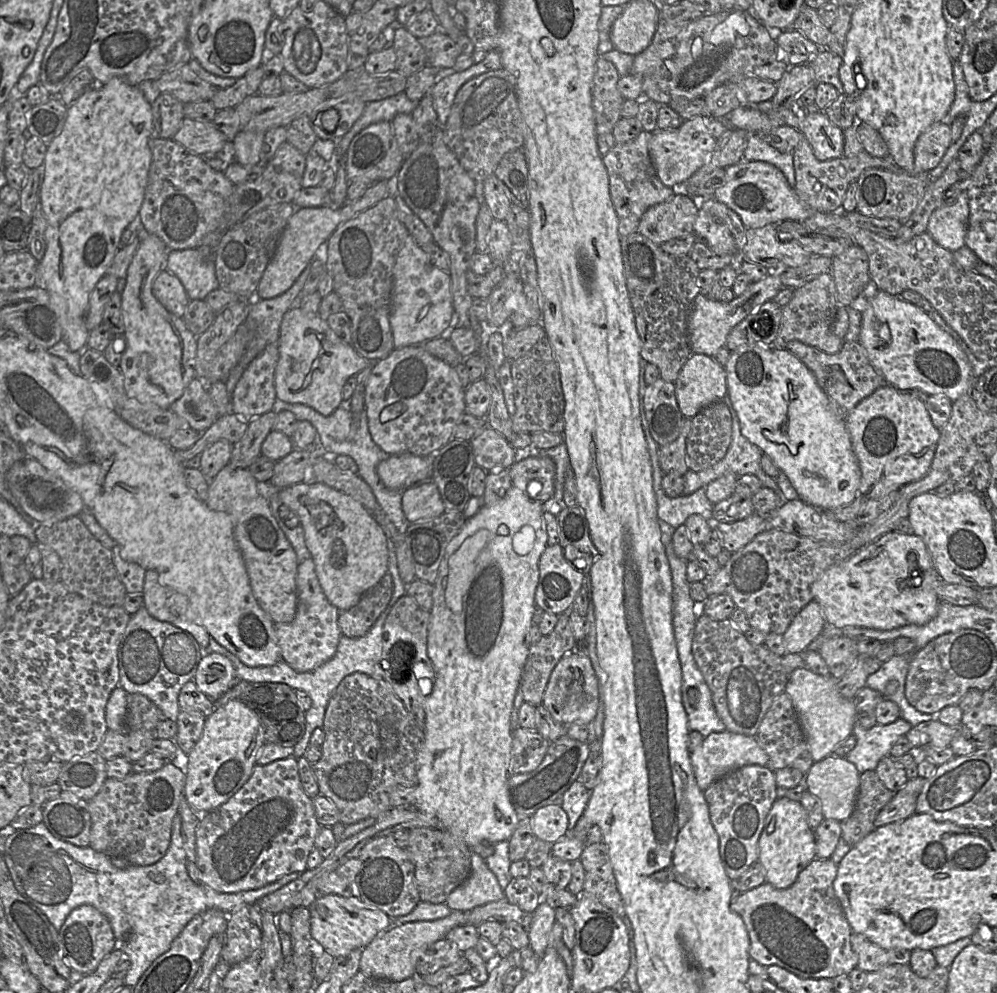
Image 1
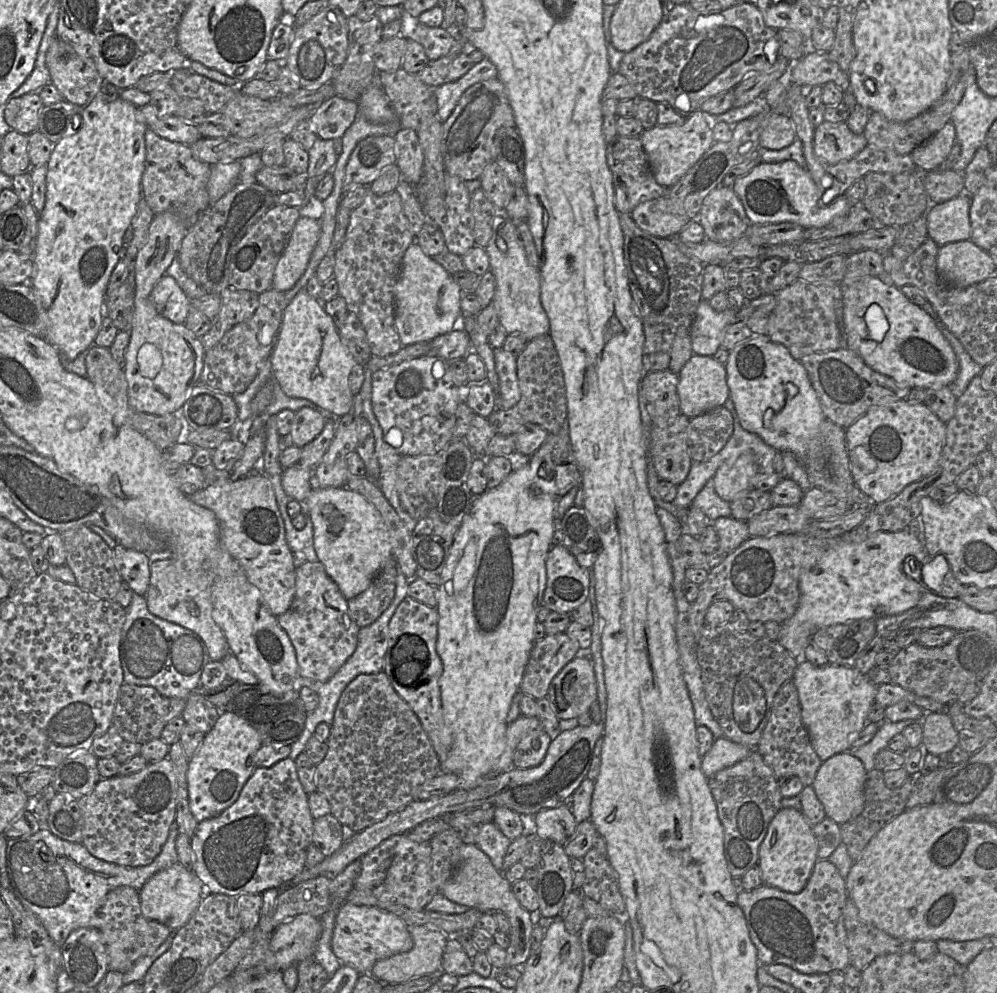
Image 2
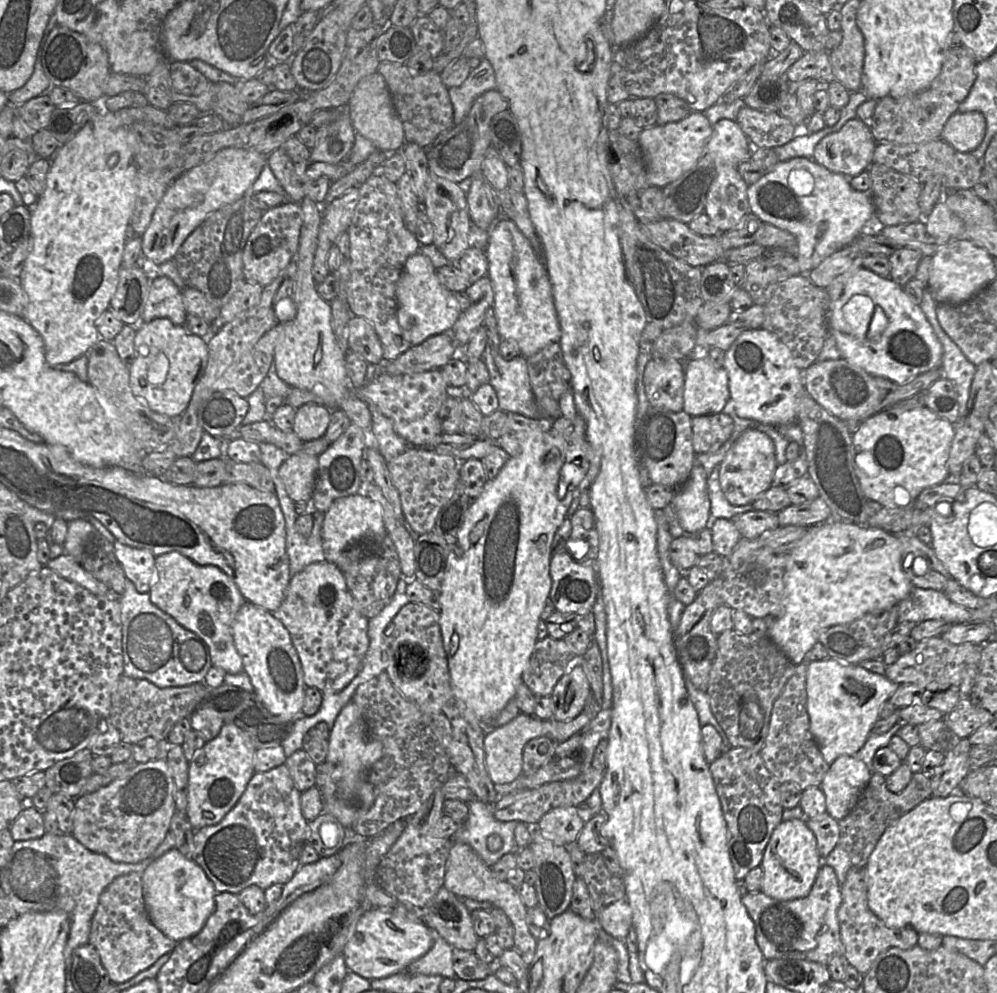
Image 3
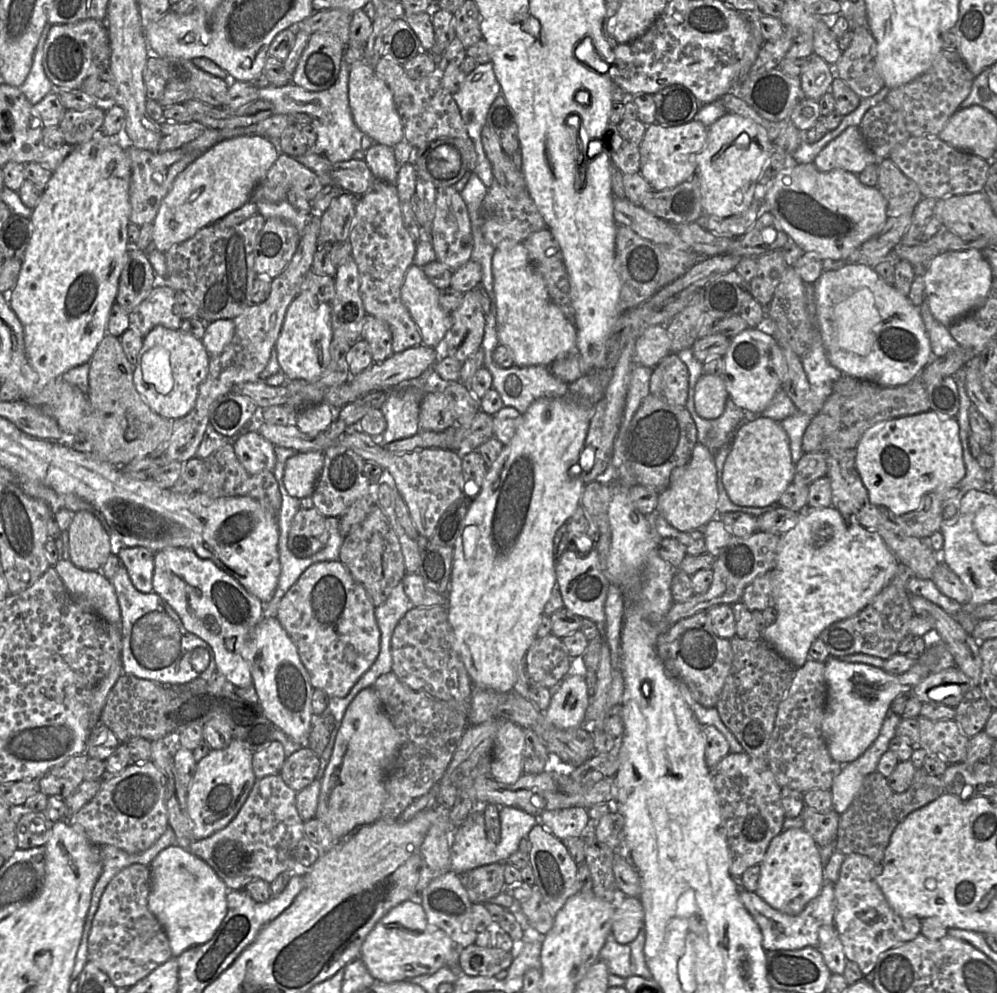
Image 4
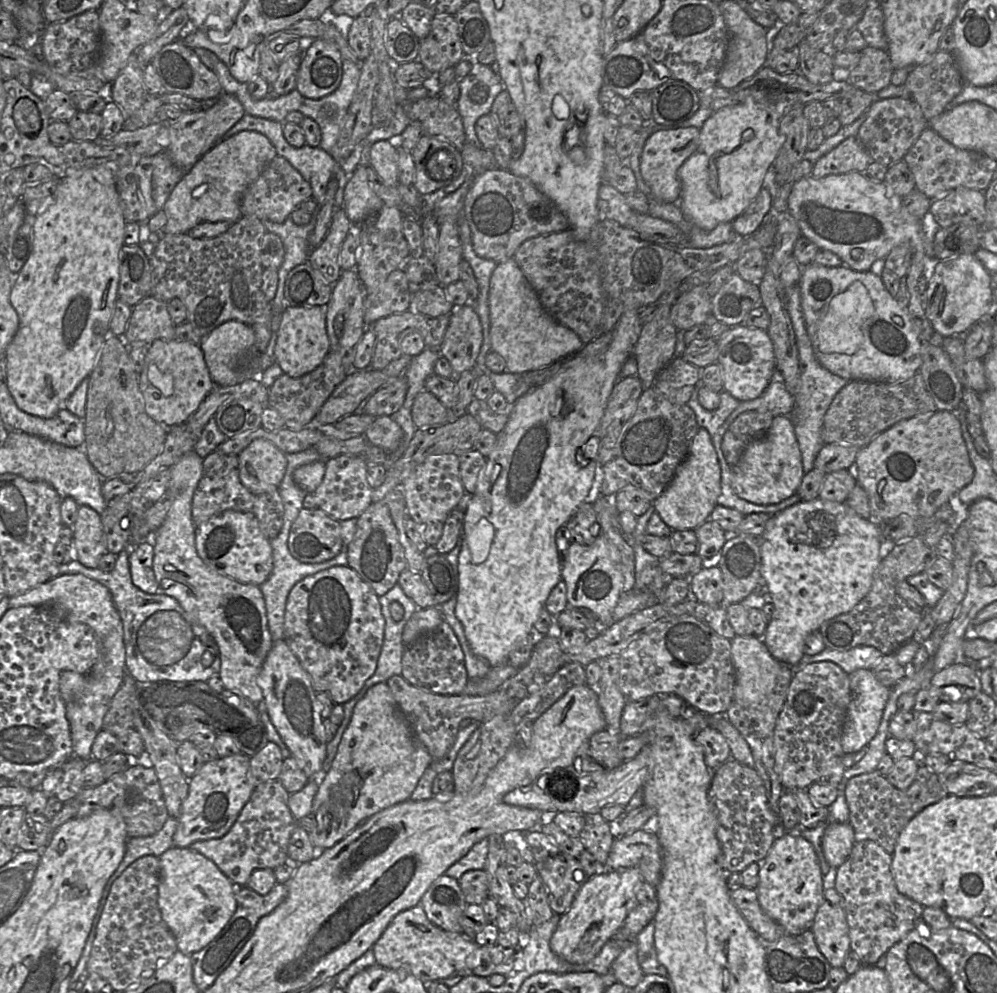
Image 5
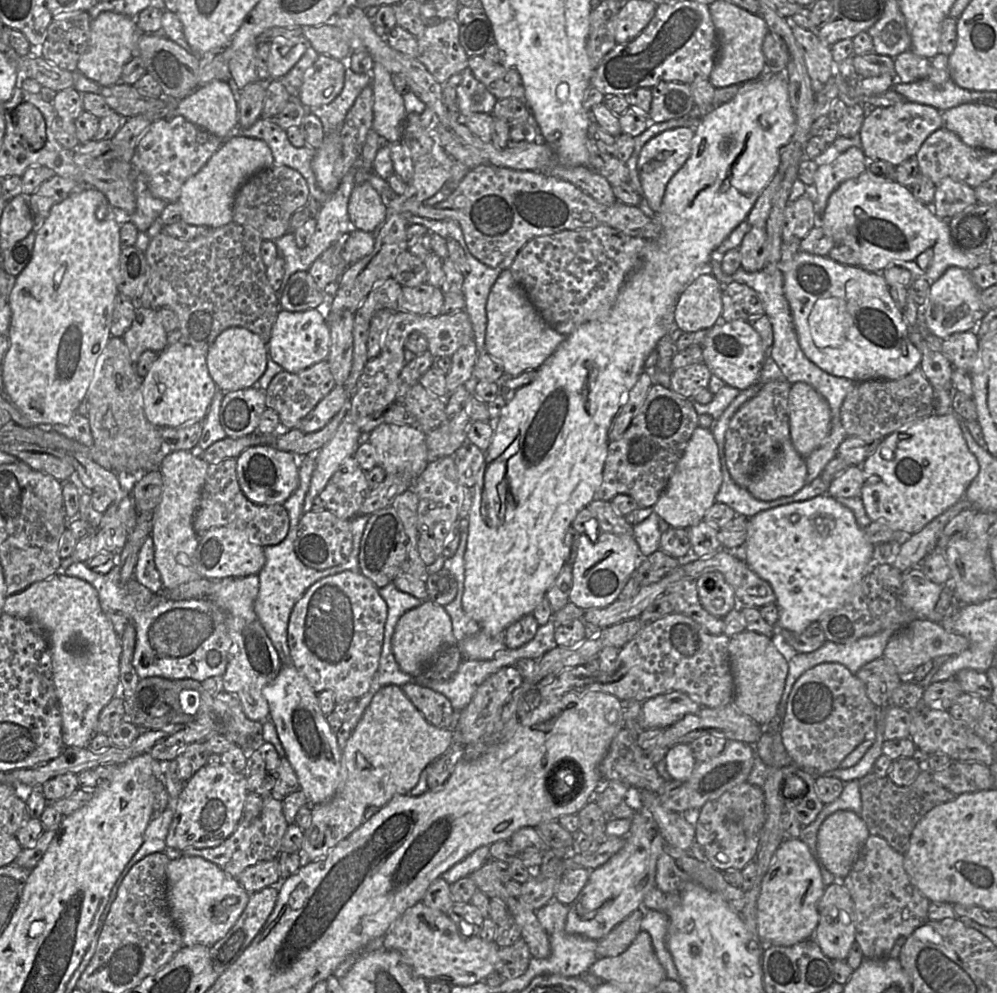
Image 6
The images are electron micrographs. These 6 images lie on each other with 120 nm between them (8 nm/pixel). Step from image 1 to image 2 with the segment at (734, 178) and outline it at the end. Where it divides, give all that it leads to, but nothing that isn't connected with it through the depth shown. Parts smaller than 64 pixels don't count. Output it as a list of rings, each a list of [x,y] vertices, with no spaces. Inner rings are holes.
[[[794,160],[761,162],[746,176],[737,179],[732,188],[753,224],[793,222],[805,229],[819,228],[826,226],[834,218],[845,215],[853,204],[859,204],[852,203],[844,194],[828,204],[823,204],[819,200],[818,187],[811,174]]]

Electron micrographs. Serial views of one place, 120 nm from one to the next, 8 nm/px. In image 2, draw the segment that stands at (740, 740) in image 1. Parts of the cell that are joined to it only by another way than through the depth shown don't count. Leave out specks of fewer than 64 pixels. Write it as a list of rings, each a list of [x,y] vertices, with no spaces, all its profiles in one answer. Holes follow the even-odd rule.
[[[722,736],[715,739],[711,749],[702,757],[701,769],[709,778],[718,771],[745,759],[752,750]]]

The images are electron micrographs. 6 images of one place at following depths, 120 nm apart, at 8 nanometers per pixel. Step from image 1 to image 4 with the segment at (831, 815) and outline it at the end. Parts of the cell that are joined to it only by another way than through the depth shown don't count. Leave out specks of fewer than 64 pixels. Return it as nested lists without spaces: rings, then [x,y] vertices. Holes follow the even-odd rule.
[[[855,761],[842,764],[841,771],[833,779],[830,788],[832,809],[835,812],[842,814],[848,808],[861,788],[864,777],[855,765]]]

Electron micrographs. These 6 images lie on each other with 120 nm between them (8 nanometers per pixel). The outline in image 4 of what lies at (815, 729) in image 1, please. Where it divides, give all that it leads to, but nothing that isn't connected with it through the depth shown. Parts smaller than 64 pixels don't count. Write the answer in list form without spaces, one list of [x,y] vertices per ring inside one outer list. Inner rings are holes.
[[[831,656],[824,664],[827,698],[821,733],[830,756],[840,764],[856,760],[876,739],[895,697],[909,693],[930,675],[928,667],[920,664],[915,664],[903,674],[889,674],[880,668],[849,663]]]

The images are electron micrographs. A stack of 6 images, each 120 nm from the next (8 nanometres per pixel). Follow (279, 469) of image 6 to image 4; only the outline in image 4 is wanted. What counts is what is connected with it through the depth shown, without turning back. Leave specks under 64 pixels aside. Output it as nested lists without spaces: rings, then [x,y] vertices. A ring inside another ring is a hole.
[[[248,432],[231,441],[234,453],[249,474],[273,472],[276,465],[275,446],[257,432]]]

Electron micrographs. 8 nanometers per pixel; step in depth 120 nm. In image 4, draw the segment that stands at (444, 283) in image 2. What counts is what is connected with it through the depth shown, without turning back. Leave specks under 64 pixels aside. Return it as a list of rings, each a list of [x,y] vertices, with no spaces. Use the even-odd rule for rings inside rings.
[[[412,264],[401,287],[401,300],[421,334],[421,344],[440,349],[447,330],[452,325],[451,315],[442,310],[439,305],[439,289],[426,277],[422,268]]]

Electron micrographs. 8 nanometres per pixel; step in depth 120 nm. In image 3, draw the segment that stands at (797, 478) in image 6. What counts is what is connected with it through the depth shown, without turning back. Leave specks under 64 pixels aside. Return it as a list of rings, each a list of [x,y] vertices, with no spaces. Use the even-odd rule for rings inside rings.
[[[756,429],[744,431],[720,463],[719,481],[726,499],[735,506],[751,504],[758,494],[771,487],[777,466],[773,440]]]

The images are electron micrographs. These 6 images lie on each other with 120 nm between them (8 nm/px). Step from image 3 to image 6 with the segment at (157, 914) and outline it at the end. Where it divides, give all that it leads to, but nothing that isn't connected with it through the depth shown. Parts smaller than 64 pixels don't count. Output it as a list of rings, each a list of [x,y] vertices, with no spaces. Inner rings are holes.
[[[171,855],[167,865],[166,882],[170,915],[181,932],[184,946],[200,944],[210,948],[232,928],[247,906],[250,897],[236,878],[202,857]]]

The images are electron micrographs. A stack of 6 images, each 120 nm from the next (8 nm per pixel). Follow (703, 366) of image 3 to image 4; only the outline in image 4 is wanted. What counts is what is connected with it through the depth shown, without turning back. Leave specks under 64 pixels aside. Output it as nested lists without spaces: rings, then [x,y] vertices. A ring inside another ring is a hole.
[[[703,374],[695,385],[695,409],[705,419],[717,419],[725,410],[729,393],[723,376]]]

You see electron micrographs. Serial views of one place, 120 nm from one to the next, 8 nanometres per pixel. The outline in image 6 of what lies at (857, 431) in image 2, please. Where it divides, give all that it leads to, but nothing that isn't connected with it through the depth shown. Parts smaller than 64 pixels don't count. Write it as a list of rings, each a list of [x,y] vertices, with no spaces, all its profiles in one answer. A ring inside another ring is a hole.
[[[947,413],[916,420],[886,436],[876,451],[862,464],[864,485],[861,498],[872,521],[883,522],[894,531],[914,534],[935,517],[964,497],[965,491],[979,473],[979,462],[970,451],[957,414]]]

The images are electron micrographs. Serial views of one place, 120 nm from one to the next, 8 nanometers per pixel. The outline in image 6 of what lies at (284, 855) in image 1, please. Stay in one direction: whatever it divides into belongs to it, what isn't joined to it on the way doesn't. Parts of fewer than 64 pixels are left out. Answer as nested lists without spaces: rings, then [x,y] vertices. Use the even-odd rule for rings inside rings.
[[[268,795],[263,797],[260,815],[251,821],[241,819],[236,830],[219,846],[203,849],[187,848],[180,853],[173,854],[202,857],[216,864],[232,877],[237,878],[247,867],[253,866],[260,861],[276,859],[279,856],[282,851],[282,838],[287,827],[288,823],[283,814],[282,801]]]

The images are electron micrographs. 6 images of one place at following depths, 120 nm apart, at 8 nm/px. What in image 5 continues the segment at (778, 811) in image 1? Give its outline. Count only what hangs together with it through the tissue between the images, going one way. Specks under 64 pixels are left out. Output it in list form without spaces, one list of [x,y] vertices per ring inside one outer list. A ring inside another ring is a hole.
[[[780,833],[760,864],[756,888],[762,910],[788,935],[810,930],[823,902],[823,875],[812,844],[800,835]]]

